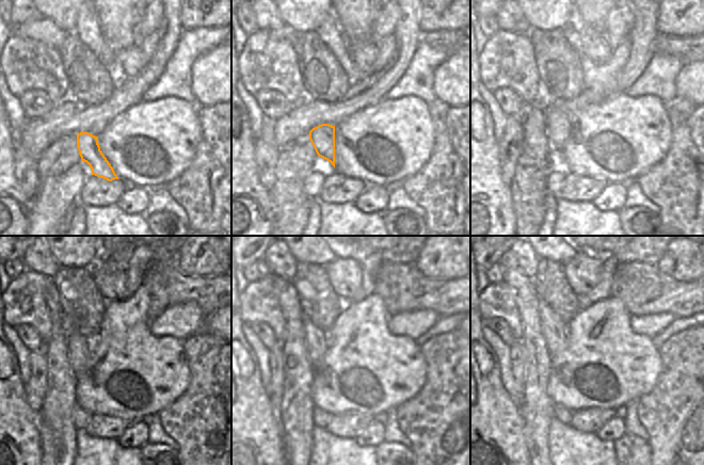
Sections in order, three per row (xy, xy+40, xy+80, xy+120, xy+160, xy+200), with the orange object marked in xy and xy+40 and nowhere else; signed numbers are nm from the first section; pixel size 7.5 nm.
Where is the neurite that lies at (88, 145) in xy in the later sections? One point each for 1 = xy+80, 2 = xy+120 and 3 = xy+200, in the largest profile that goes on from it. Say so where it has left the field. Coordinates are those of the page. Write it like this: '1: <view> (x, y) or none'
1: xy+80 (557, 121)
2: xy+120 (79, 346)
3: xy+200 (555, 329)

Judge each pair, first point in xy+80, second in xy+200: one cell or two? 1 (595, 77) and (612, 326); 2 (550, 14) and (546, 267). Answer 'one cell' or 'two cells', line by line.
1: one cell
2: two cells

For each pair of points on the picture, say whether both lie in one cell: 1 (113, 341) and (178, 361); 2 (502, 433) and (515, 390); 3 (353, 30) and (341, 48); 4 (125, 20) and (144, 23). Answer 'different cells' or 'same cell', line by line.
1: same cell
2: different cells
3: different cells
4: different cells

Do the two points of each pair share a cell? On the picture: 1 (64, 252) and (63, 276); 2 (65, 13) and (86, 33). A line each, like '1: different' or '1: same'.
1: different
2: different

